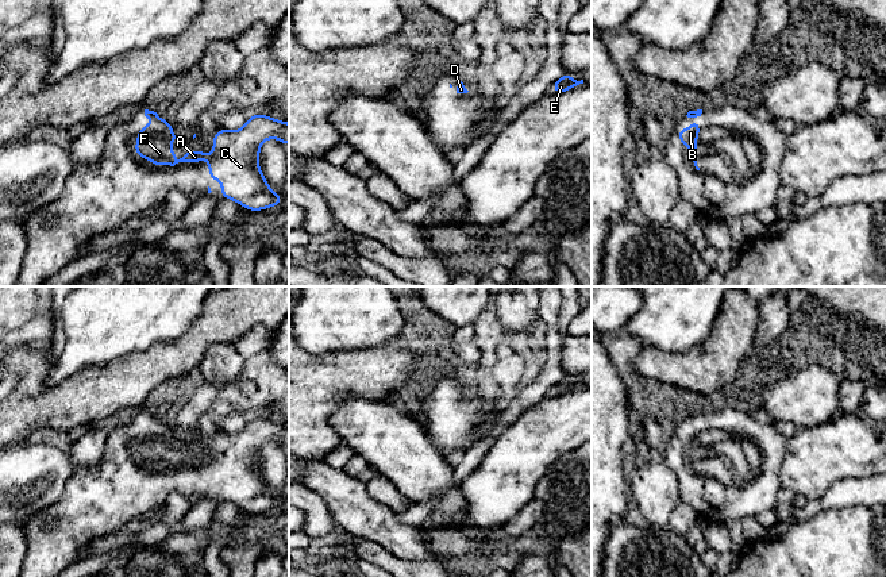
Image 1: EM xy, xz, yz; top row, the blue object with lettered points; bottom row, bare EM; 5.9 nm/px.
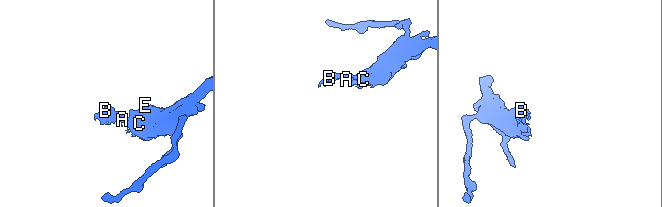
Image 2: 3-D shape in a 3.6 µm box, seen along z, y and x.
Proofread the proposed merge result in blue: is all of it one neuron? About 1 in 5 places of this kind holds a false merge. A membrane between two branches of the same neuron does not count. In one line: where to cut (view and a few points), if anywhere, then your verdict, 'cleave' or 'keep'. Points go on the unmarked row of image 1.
no cut; keep

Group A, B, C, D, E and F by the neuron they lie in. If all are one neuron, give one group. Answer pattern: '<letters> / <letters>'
A B C D E F

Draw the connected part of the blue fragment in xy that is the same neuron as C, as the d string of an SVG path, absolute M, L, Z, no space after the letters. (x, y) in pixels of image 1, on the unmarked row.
M145 412L145 419L147 422L154 420L155 423L147 426L146 431L138 432L138 442L134 451L140 461L149 462L158 469L174 469L178 465L194 466L208 462L211 466L208 473L209 481L222 484L220 501L231 501L249 513L262 513L284 507L281 497L269 491L270 488L262 477L258 462L259 451L269 441L276 441L284 447L289 447L289 426L277 423L271 419L251 416L250 422L240 432L227 434L220 431L213 436L213 455L209 459L201 453L185 453L185 457L177 462L173 459L172 443L181 442L172 435L173 426L165 424L161 418L149 412Z

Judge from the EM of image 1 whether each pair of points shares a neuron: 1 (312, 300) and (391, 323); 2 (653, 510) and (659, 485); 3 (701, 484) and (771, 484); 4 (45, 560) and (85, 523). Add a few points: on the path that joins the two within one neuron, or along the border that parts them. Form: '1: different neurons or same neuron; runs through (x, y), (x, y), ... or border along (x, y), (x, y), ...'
1: same neuron; runs through (331, 300), (342, 300), (347, 306), (372, 316)
2: same neuron; runs through (655, 504), (655, 491)
3: same neuron; runs through (719, 496), (754, 496)
4: same neuron; runs through (54, 550), (76, 529)

